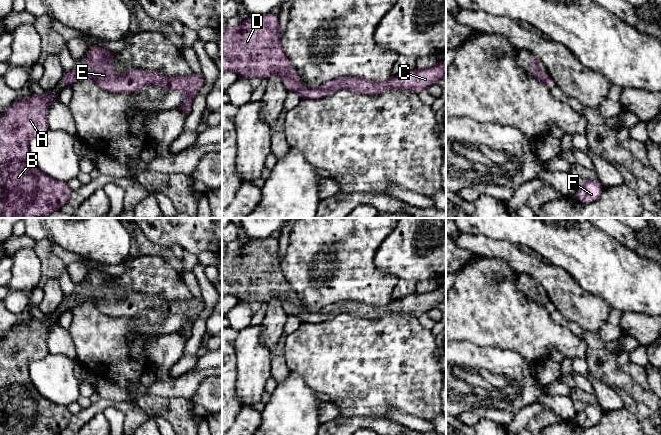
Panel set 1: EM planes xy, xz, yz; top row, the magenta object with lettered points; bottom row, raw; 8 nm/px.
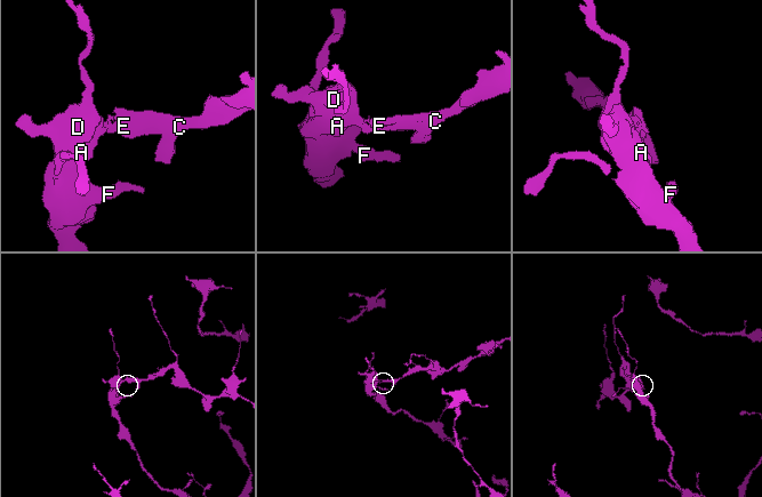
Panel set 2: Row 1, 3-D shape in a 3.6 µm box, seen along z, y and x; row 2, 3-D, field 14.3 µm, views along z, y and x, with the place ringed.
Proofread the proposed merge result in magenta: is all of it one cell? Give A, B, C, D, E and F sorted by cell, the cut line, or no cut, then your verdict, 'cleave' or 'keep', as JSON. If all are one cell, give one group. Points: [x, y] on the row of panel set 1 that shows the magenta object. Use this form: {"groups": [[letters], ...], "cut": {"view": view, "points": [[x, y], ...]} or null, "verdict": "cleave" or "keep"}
{"groups": [["A", "B", "C", "D", "E", "F"]], "cut": null, "verdict": "keep"}

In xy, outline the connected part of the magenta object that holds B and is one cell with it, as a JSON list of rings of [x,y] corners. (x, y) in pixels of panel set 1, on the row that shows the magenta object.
[[[53,90],[40,97],[31,94],[27,100],[20,94],[0,116],[0,218],[42,218],[60,210],[71,195],[68,183],[58,182],[45,175],[34,163],[29,140],[49,130],[49,104],[57,99]]]

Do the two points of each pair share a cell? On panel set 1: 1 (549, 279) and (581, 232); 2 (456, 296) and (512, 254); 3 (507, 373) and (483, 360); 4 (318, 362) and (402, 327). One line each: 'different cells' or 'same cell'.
1: different cells
2: different cells
3: same cell
4: same cell

